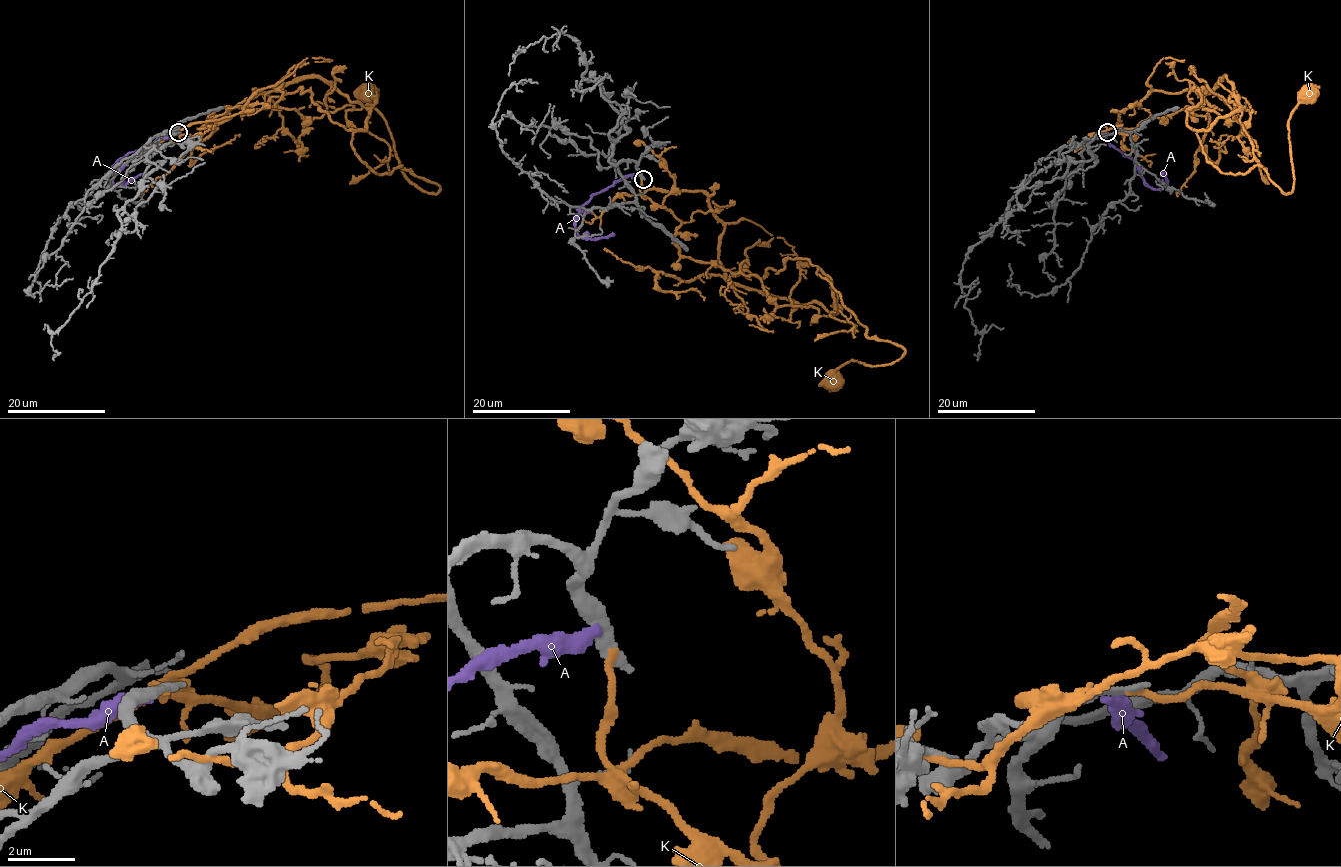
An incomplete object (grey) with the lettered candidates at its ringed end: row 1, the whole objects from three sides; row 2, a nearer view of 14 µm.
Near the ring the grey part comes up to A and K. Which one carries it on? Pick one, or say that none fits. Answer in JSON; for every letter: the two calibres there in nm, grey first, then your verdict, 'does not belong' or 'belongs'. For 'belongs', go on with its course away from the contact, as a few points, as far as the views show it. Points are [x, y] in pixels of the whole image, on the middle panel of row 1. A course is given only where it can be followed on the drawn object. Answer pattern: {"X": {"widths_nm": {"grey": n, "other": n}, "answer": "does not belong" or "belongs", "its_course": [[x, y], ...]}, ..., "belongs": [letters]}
{"A": {"widths_nm": {"grey": 340, "other": 400}, "answer": "does not belong"}, "K": {"widths_nm": {"grey": 300, "other": 200}, "answer": "does not belong"}, "belongs": []}

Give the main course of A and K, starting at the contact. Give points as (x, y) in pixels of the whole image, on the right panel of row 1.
A: (1102, 134), (1114, 147), (1130, 157), (1149, 186), (1159, 189), (1165, 185), (1167, 178), (1162, 174)
K: (1105, 133), (1198, 108), (1203, 88), (1186, 124), (1206, 158), (1289, 193), (1307, 93)

